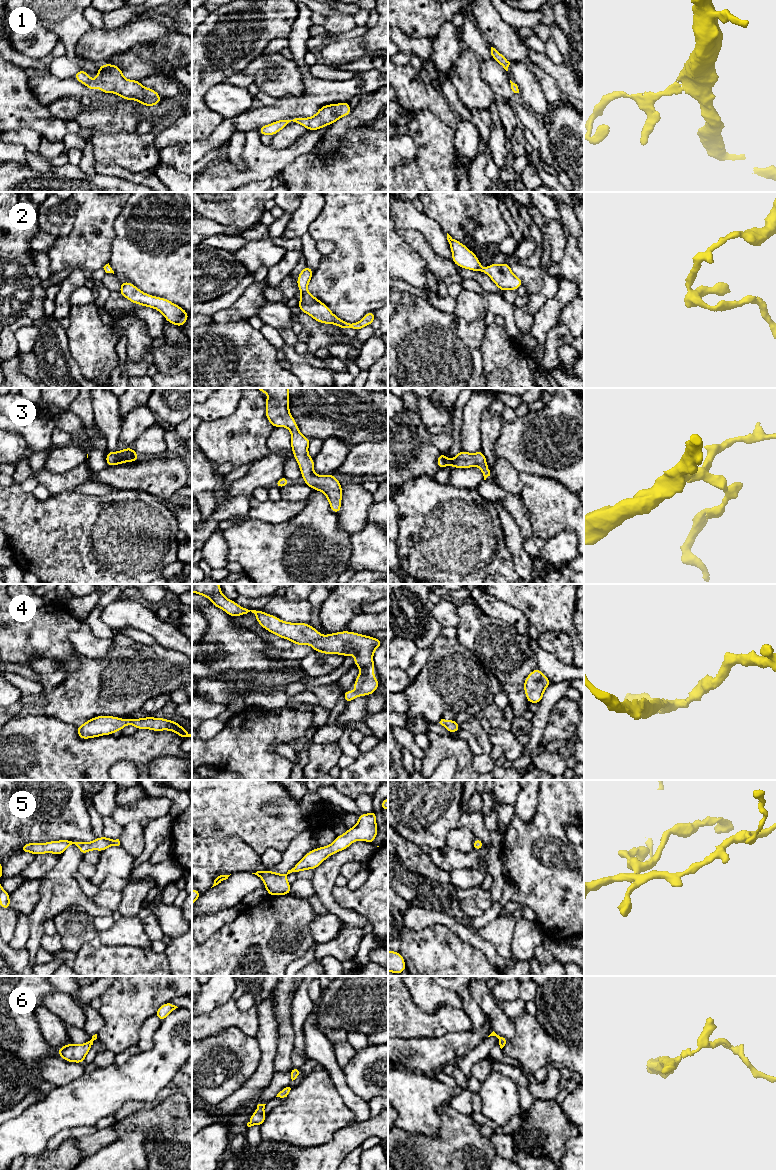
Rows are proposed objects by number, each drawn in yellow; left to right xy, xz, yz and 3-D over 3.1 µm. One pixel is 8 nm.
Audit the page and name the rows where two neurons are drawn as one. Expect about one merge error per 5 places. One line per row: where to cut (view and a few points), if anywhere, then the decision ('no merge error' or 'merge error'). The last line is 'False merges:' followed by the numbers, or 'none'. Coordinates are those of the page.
1: no cut | no merge error
2: no cut | no merge error
3: no cut | no merge error
4: no cut | no merge error
5: no cut | no merge error
6: no cut | no merge error
False merges: none

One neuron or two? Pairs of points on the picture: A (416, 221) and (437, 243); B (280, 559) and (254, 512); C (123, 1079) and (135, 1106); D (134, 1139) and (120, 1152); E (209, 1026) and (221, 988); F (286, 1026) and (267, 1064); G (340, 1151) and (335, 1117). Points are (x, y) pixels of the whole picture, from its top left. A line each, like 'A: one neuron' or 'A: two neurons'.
A: one neuron
B: two neurons
C: two neurons
D: one neuron
E: two neurons
F: two neurons
G: two neurons

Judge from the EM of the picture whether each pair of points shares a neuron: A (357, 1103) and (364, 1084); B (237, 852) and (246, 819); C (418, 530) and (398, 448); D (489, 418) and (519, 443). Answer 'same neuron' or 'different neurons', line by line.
A: different neurons
B: different neurons
C: different neurons
D: different neurons

